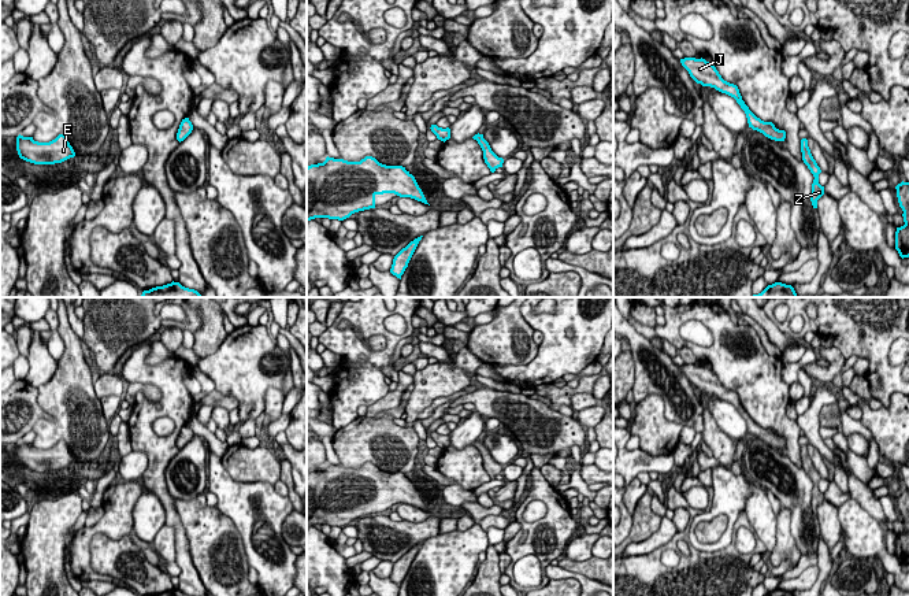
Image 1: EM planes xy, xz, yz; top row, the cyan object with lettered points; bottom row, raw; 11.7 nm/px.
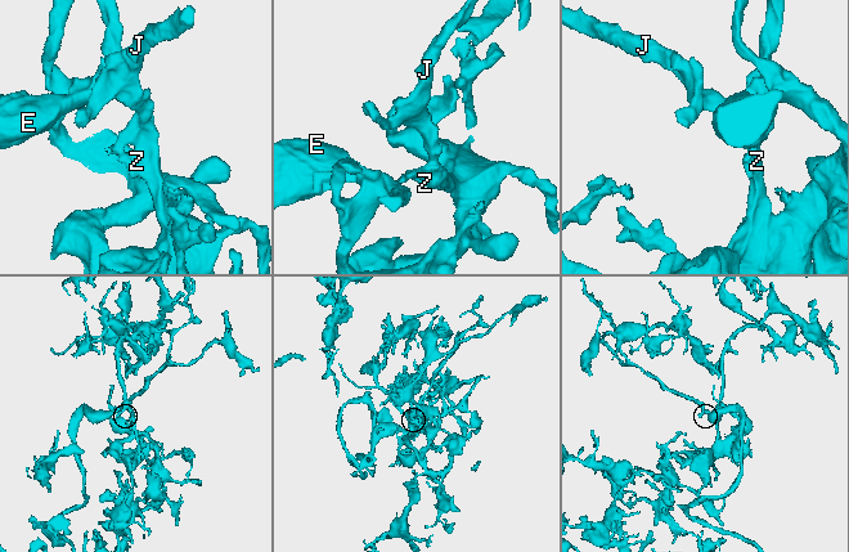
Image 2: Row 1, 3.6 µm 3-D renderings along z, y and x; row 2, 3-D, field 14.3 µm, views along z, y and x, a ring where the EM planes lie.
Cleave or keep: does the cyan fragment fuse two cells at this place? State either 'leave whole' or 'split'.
leave whole

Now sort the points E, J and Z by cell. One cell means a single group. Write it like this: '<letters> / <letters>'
E J Z

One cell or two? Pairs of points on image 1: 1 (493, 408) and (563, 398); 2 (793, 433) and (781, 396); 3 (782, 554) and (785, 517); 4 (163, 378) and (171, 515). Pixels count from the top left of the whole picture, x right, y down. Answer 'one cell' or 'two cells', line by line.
1: two cells
2: one cell
3: one cell
4: one cell

